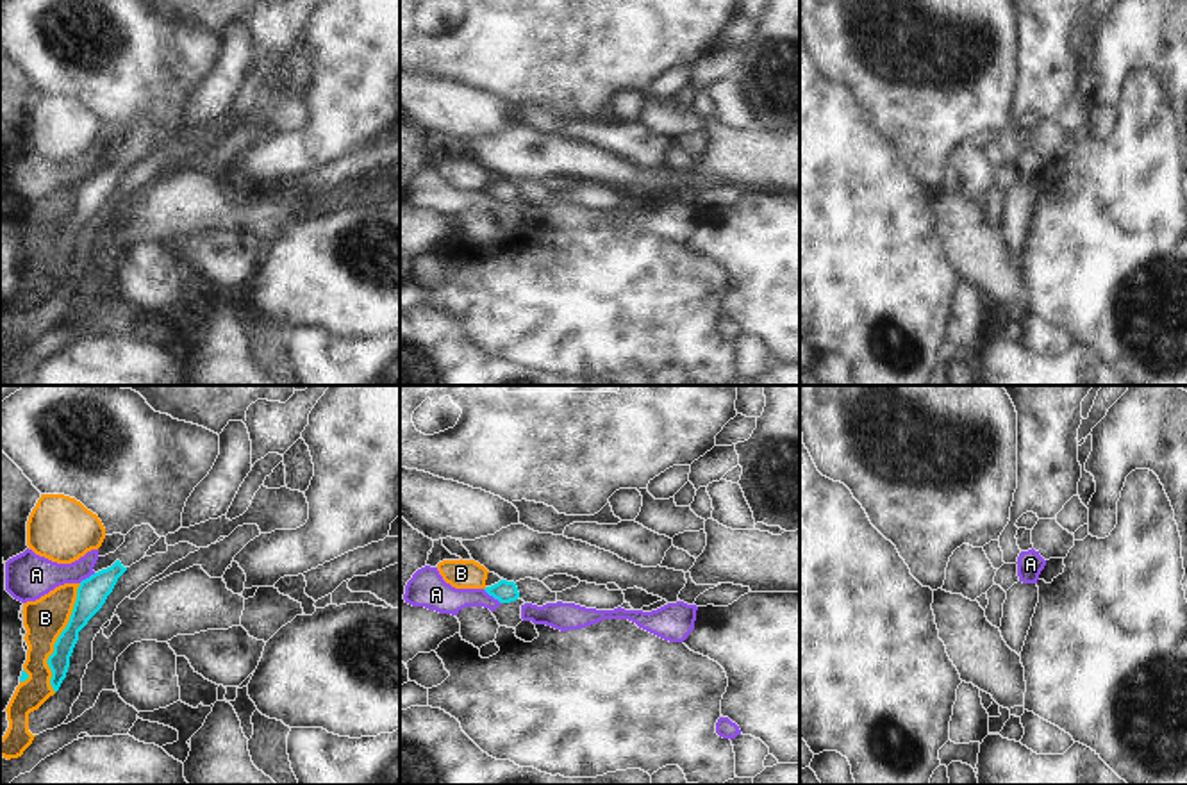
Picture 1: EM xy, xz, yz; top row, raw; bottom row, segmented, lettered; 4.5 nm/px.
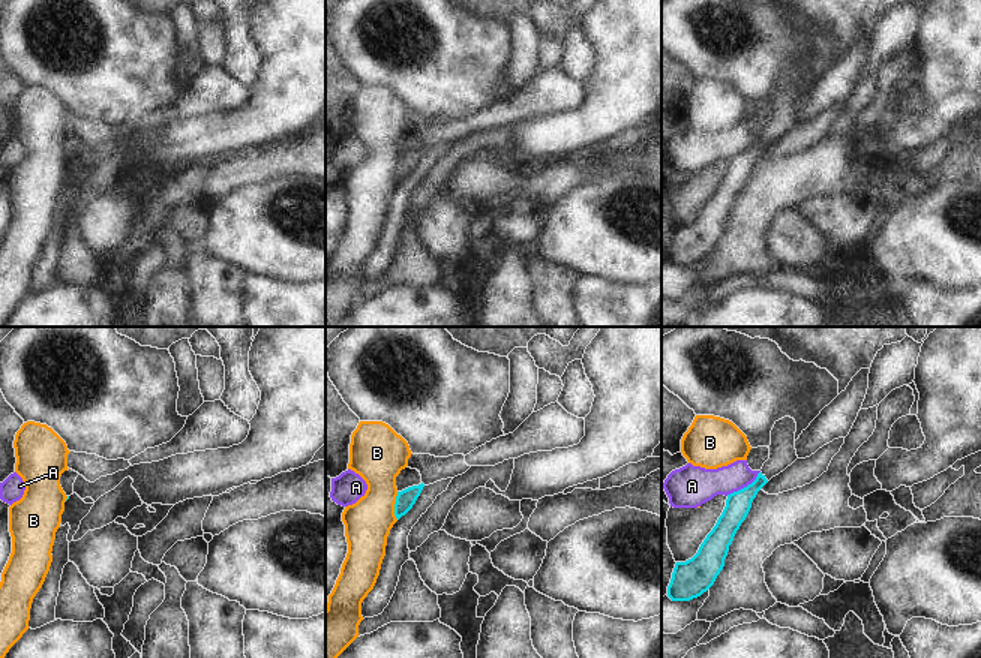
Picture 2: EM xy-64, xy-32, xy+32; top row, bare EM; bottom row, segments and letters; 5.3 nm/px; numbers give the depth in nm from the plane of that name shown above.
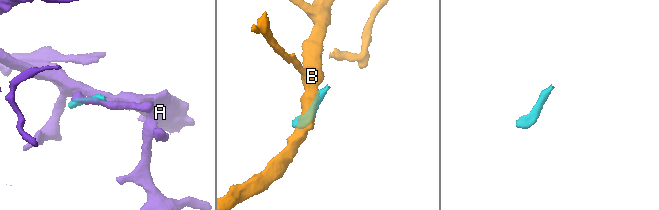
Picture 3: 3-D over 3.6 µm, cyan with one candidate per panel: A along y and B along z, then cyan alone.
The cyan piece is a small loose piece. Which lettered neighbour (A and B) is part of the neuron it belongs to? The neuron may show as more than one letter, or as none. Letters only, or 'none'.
none

